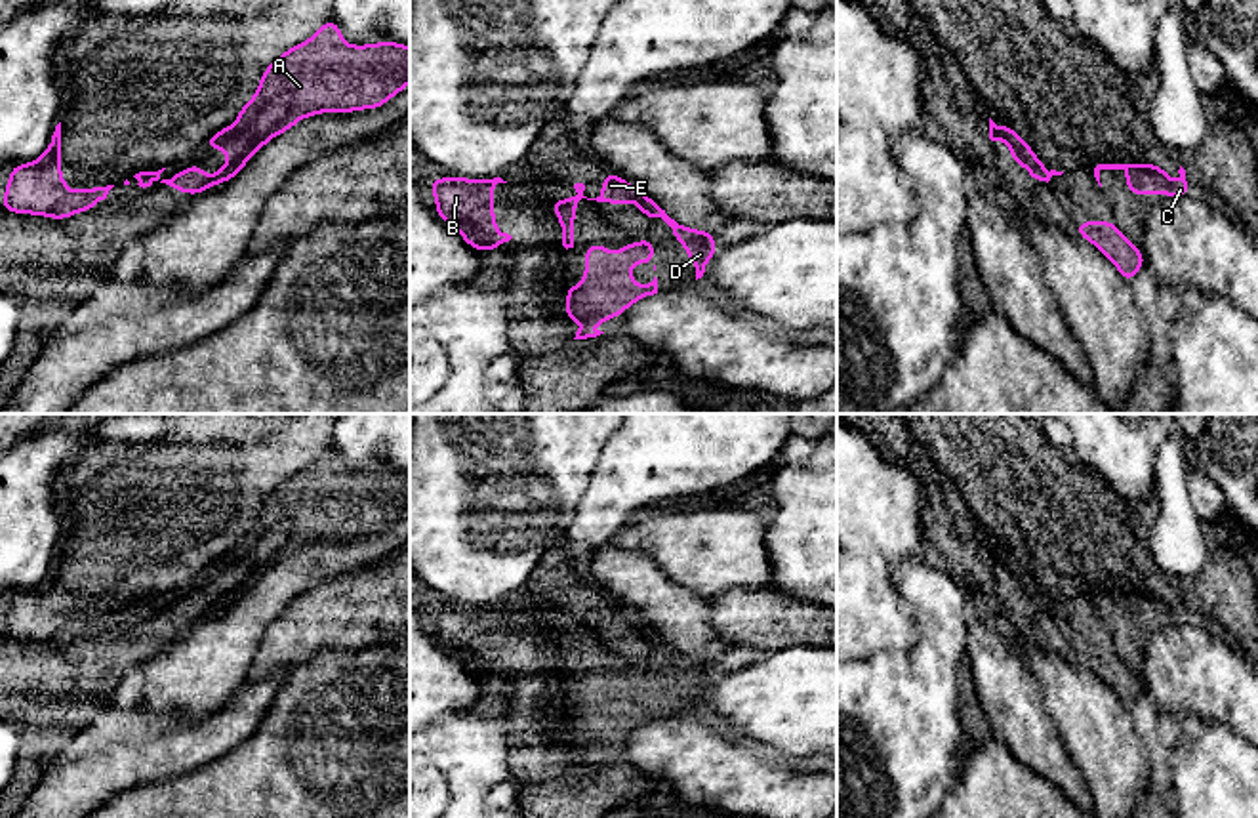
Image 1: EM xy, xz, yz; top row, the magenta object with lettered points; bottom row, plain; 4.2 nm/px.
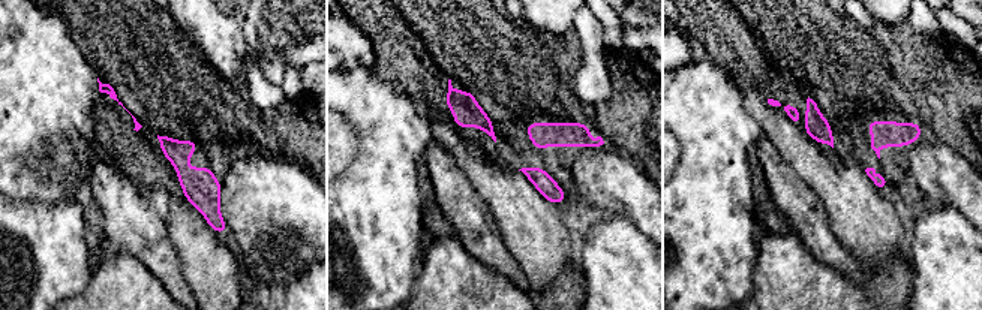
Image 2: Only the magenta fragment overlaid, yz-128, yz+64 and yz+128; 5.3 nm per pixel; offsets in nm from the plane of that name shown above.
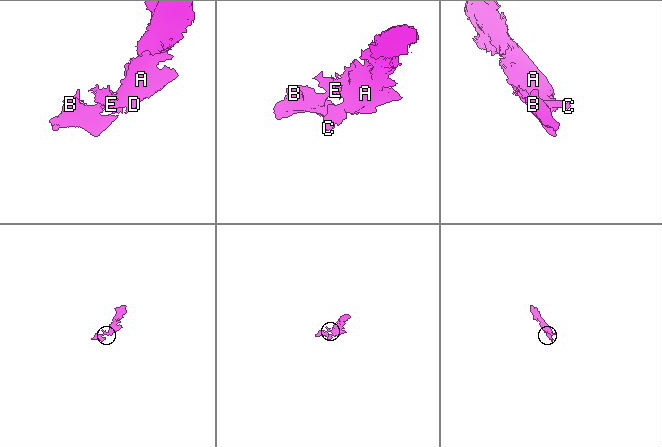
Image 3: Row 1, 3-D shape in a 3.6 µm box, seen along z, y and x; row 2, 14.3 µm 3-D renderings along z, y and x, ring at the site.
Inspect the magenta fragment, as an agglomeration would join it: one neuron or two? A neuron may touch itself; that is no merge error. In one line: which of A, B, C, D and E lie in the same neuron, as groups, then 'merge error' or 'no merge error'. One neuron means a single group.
A B C D E | no merge error

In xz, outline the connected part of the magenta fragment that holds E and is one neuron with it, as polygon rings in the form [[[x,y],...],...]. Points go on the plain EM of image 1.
[[[606,599],[604,606],[602,606],[602,622],[597,625],[587,625],[587,627],[597,627],[597,629],[608,629],[608,631],[619,631],[625,633],[629,627],[635,627],[639,637],[648,644],[648,648],[652,648],[654,644],[661,644],[669,654],[671,654],[671,662],[684,671],[684,677],[688,681],[688,685],[692,686],[694,694],[696,694],[696,707],[703,704],[705,700],[705,690],[717,681],[717,673],[713,667],[713,660],[711,658],[696,658],[690,654],[684,654],[680,650],[677,650],[675,646],[671,646],[665,637],[652,625],[648,625],[639,614],[635,614],[633,610],[627,610],[623,606],[619,606],[614,599]]]

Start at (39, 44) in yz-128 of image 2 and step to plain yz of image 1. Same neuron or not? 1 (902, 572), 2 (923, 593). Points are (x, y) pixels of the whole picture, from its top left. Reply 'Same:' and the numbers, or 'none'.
Same: none

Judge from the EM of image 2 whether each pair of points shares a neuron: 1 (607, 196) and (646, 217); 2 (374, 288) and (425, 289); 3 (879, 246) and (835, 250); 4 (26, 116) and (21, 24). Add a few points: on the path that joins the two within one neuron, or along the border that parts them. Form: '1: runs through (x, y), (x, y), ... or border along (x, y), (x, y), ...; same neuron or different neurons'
1: runs through (616, 196), (625, 196), (637, 208); same neuron
2: border along (425, 256), (410, 294); different neurons
3: border along (828, 219), (834, 235), (859, 262), (867, 277); different neurons
4: runs through (23, 93), (23, 47); same neuron

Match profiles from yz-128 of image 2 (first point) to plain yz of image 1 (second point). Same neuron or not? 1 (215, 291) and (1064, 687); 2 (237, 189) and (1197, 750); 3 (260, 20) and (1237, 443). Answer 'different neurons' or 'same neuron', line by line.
1: same neuron
2: different neurons
3: same neuron

